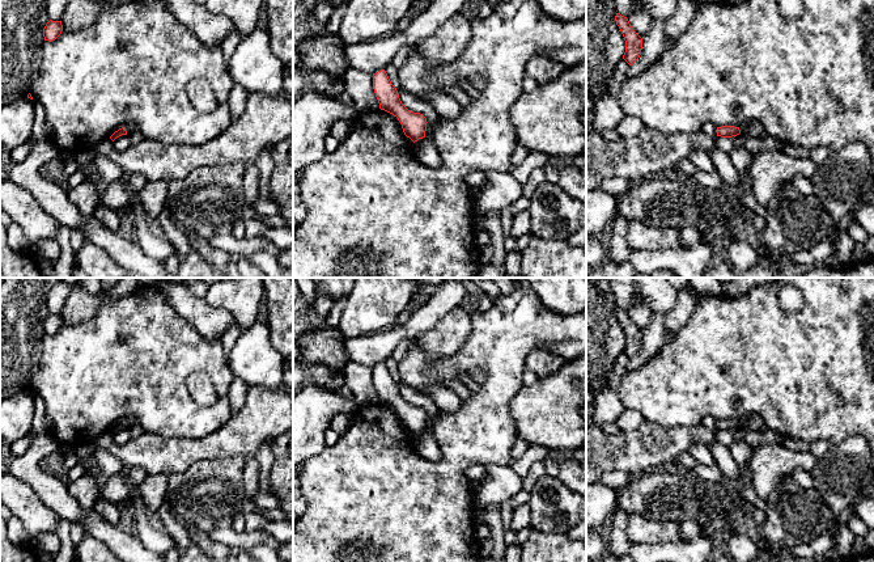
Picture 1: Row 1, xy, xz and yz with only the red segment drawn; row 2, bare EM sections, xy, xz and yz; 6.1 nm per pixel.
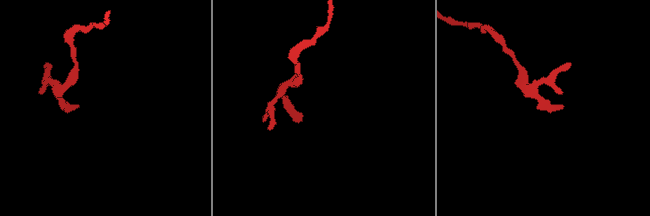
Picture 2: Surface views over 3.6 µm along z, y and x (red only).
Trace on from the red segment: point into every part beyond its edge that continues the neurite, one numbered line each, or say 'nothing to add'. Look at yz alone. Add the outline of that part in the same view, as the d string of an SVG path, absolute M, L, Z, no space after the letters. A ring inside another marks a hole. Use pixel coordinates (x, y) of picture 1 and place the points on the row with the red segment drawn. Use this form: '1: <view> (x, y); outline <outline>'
nothing to add

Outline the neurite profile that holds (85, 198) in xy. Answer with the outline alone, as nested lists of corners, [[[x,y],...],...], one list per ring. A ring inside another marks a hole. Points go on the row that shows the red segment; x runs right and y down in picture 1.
[[[86,178],[79,189],[68,190],[68,198],[84,217],[94,216],[94,208],[98,204],[98,194]]]

